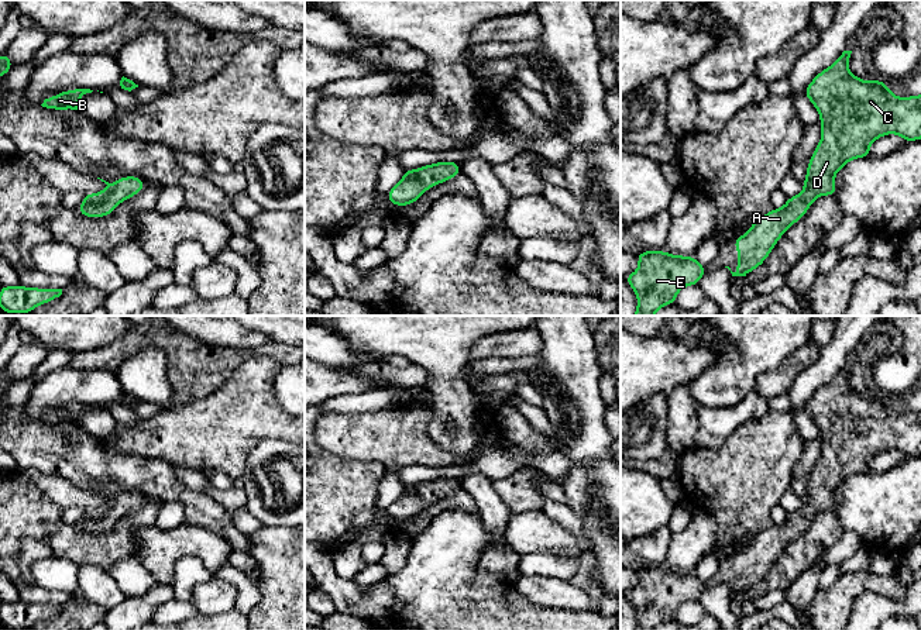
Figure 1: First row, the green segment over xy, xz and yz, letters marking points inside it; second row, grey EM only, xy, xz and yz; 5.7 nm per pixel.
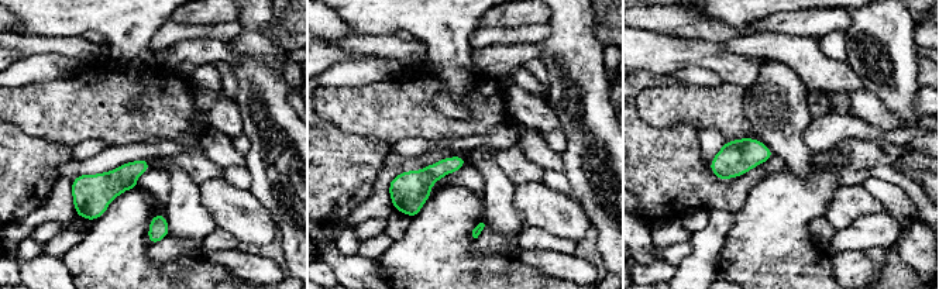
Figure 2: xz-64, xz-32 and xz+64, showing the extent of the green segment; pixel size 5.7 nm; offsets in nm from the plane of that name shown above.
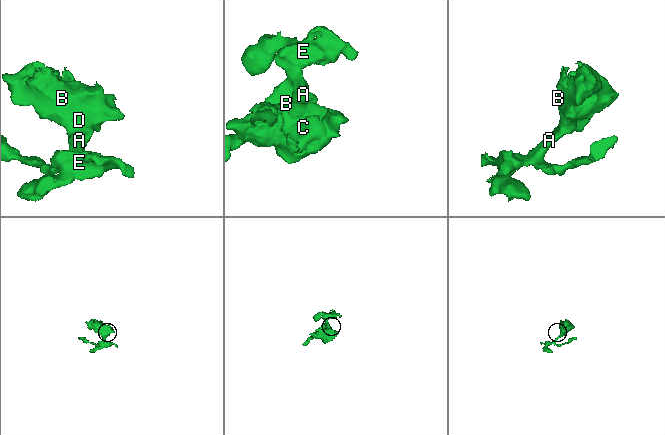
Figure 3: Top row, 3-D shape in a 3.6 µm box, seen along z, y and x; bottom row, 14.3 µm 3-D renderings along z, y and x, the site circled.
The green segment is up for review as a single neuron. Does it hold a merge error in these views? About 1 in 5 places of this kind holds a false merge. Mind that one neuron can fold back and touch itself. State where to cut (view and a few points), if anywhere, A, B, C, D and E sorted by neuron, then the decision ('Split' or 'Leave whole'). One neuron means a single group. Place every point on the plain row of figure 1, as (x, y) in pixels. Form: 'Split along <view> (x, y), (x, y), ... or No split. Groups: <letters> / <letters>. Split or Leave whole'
No split. Groups: A B C D E. Leave whole

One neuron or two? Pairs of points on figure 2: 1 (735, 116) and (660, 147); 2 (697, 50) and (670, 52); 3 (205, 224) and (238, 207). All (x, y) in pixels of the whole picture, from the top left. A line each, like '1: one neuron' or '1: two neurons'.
1: two neurons
2: one neuron
3: two neurons

